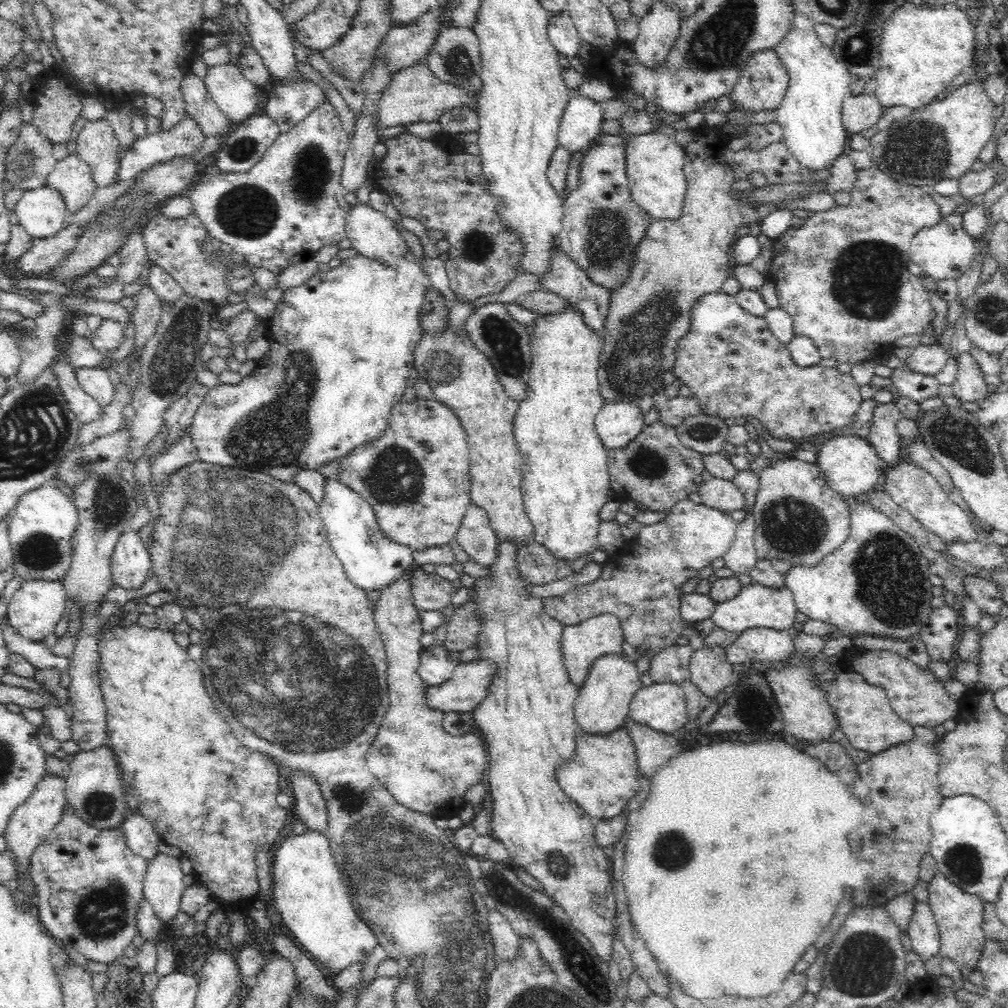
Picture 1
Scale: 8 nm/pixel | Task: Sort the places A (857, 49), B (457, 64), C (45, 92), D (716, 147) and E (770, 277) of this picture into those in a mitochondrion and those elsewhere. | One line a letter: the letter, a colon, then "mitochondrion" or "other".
A: mitochondrion
B: mitochondrion
C: other
D: other
E: other

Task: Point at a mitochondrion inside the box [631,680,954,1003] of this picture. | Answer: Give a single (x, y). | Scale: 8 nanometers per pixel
(865, 966)

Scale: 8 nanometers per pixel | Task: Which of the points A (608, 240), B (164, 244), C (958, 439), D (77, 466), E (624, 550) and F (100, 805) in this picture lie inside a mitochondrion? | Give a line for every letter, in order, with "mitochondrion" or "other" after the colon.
A: mitochondrion
B: other
C: mitochondrion
D: mitochondrion
E: other
F: mitochondrion

